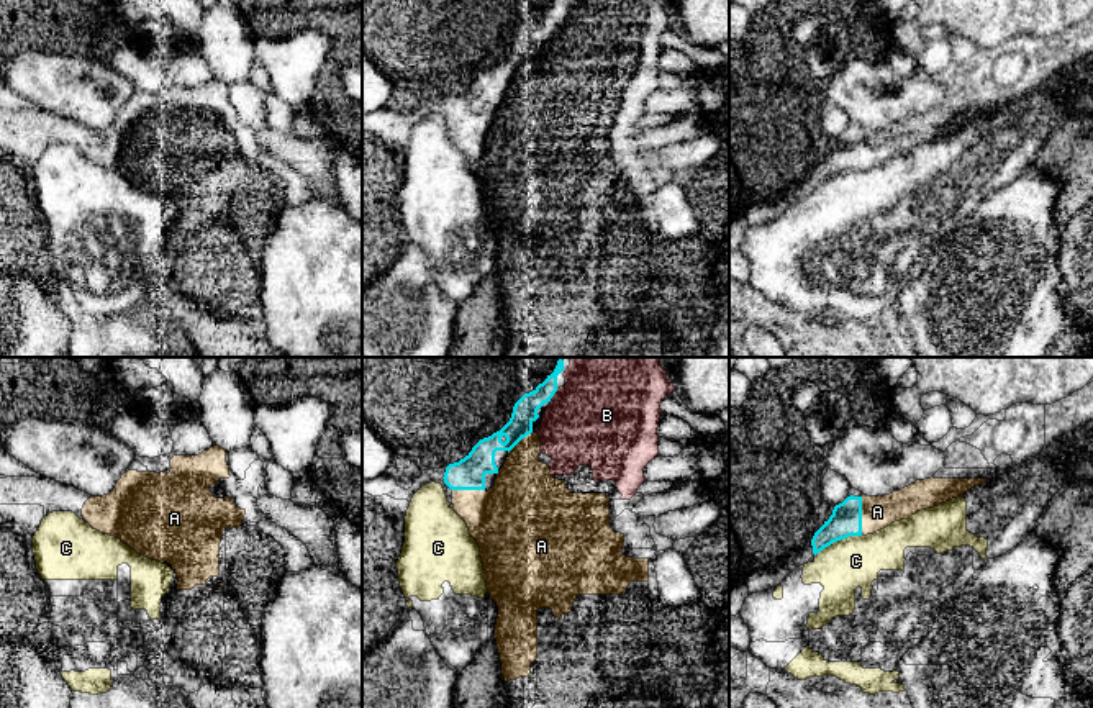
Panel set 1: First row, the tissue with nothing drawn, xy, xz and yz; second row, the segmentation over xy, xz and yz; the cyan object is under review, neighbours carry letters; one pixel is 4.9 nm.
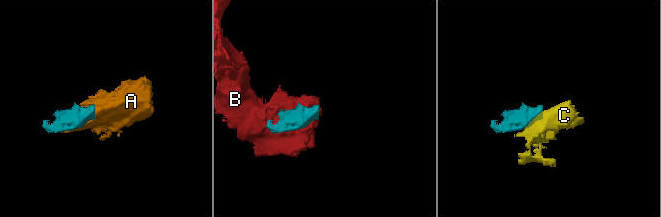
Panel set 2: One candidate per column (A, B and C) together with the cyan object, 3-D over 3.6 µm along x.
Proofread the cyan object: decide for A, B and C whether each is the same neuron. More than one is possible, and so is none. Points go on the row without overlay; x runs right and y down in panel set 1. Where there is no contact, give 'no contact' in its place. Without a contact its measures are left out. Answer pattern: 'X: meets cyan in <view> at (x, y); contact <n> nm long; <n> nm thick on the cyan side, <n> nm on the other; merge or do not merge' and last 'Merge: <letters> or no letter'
A: meets cyan in yz at (861, 148); contact 180 nm long; 160 nm thick on the cyan side, 160 nm on the other; merge
B: meets cyan in xz at (553, 28); contact 80 nm long; 120 nm thick on the cyan side, 460 nm on the other; do not merge
C: meets cyan in yz at (838, 172); contact 260 nm long; 160 nm thick on the cyan side, 260 nm on the other; do not merge
Merge: A

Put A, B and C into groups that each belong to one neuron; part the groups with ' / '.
A / B / C

